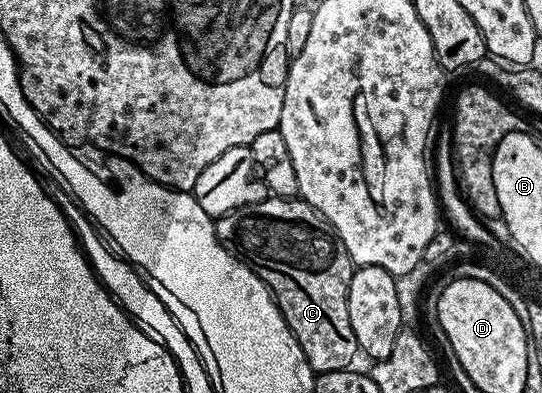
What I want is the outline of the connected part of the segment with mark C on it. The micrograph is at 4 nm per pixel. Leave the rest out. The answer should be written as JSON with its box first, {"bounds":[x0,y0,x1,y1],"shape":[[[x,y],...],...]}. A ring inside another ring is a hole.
{"bounds":[215,195,359,374],"shape":[[[270,195],[264,201],[216,218],[215,224],[218,243],[255,275],[259,275],[273,294],[287,327],[291,327],[291,335],[299,339],[303,360],[311,363],[314,374],[350,368],[353,360],[359,357],[355,331],[351,331],[351,315],[347,315],[347,295],[355,266],[325,218],[297,197]]]}

